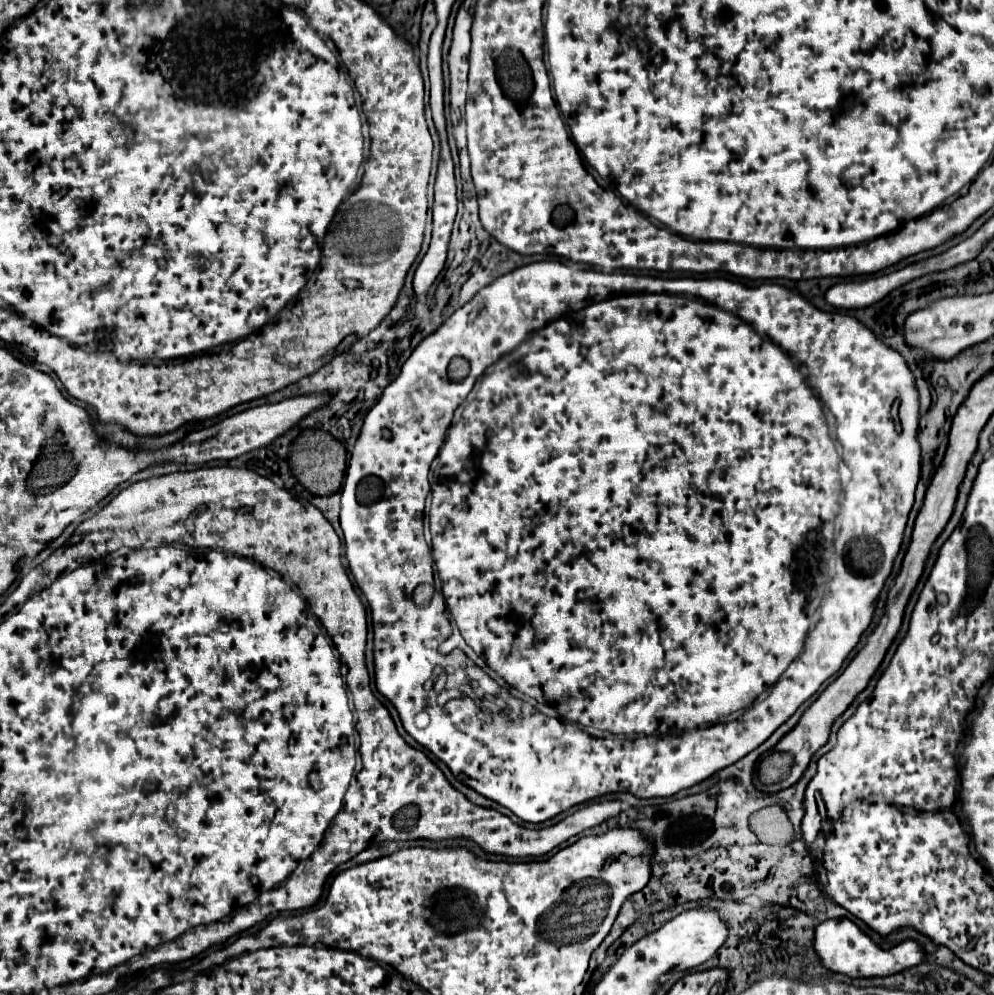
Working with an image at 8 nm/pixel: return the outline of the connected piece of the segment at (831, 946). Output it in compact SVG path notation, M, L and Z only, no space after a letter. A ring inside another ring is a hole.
M831 918L821 922L815 928L815 950L817 956L821 958L821 962L833 970L833 972L841 972L847 974L851 978L869 978L869 976L889 976L889 974L897 974L905 968L917 966L919 962L923 962L925 958L925 950L919 942L915 940L903 940L897 946L891 946L887 950L879 948L865 932L859 930L857 924L853 924L849 918Z

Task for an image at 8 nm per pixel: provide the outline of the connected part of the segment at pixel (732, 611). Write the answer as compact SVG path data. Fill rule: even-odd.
M563 258L563 259L562 259L562 261L557 261L557 260L553 260L553 261L541 261L541 262L533 262L533 264L527 264L527 266L521 266L521 268L517 268L517 270L513 270L513 272L509 272L509 274L505 274L505 278L503 278L503 276L501 276L501 278L497 278L497 280L495 280L495 282L493 282L493 284L489 284L489 286L485 286L485 288L481 288L481 290L479 290L479 292L477 292L477 294L475 294L475 298L473 298L473 300L471 300L471 302L467 302L467 304L465 304L465 306L463 306L463 308L459 308L459 310L457 310L457 312L455 312L455 314L453 314L453 316L451 316L451 318L447 318L447 320L445 320L445 322L443 322L443 324L441 324L441 326L439 326L439 328L437 328L437 330L435 330L435 332L433 332L433 334L429 334L429 336L427 336L427 338L425 338L425 340L423 340L423 342L421 342L421 344L419 344L419 346L417 346L417 348L415 348L415 350L413 350L413 354L411 354L411 356L409 356L409 360L407 360L407 362L405 362L405 364L403 364L403 368L401 368L401 372L399 372L399 376L397 376L397 378L395 378L395 380L393 380L393 382L391 382L391 384L389 384L389 386L387 386L387 388L385 388L385 390L383 390L383 396L381 396L381 398L379 398L379 402L377 402L377 404L375 404L375 406L373 406L373 408L371 408L371 410L369 410L369 414L367 414L367 416L365 416L365 422L363 422L363 428L361 428L361 434L359 434L359 438L357 438L357 444L355 444L355 448L353 448L353 452L351 452L351 460L349 460L349 468L347 468L347 476L345 476L345 486L343 486L343 490L341 490L341 492L343 492L343 498L349 498L349 506L347 506L347 526L341 526L341 528L343 528L343 534L345 534L345 554L347 554L347 560L349 560L349 570L351 570L351 574L353 574L353 578L355 578L355 582L357 582L357 586L359 586L359 588L361 588L361 592L363 592L363 594L365 594L365 598L367 598L367 602L369 602L369 608L371 608L371 616L373 616L373 632L375 632L375 686L376 686L376 688L377 688L377 690L379 690L379 692L381 692L381 694L383 694L383 696L387 696L387 698L389 698L389 700L391 700L391 702L393 702L393 706L395 706L395 708L397 708L397 712L399 712L399 716L401 716L401 722L403 722L403 728L405 728L405 730L407 730L407 732L409 732L409 734L411 734L411 736L413 736L413 738L415 738L415 740L417 740L417 742L419 742L419 744L421 744L421 746L423 746L423 748L427 748L427 750L429 750L429 752L433 752L433 754L435 754L435 756L437 756L437 758L439 758L439 760L443 760L443 762L445 762L445 764L447 764L447 766L449 766L449 770L451 770L451 772L453 772L453 776L455 776L455 778L457 778L457 780L461 780L461 782L463 782L463 784L467 784L467 786L469 786L469 788L473 788L473 790L477 790L477 792L479 792L479 794L483 794L483 796L485 796L485 798L489 798L489 800L495 800L495 802L497 802L497 804L501 804L501 806L505 806L505 808L507 808L507 810L511 810L511 812L513 812L513 814L515 814L515 816L517 816L517 818L521 818L521 820L523 820L523 822L533 822L533 824L539 824L539 822L545 822L545 820L549 820L549 818L553 818L553 816L557 816L557 814L559 814L559 812L565 812L565 810L569 810L569 808L571 808L571 806L575 806L575 804L581 804L581 802L587 802L587 800L593 800L593 798L597 798L597 796L603 796L603 794L611 794L611 792L633 792L633 794L635 794L635 796L639 796L639 798L655 798L655 796L673 796L673 794L677 794L677 792L679 792L679 790L683 790L683 788L691 788L691 786L695 786L695 784L699 784L699 782L703 782L703 780L705 780L705 778L709 778L709 776L711 776L711 774L715 774L715 772L719 772L719 770L721 770L721 768L725 768L725 766L729 766L729 764L733 764L733 762L737 762L737 760L741 760L741 758L743 758L743 756L747 756L747 754L749 754L749 752L751 752L751 750L755 750L755 748L757 748L757 746L761 746L761 744L763 744L763 742L765 742L765 740L767 740L767 738L769 738L769 736L771 736L771 734L773 734L773 732L775 732L775 730L777 730L777 728L779 728L779 724L783 724L783 722L785 722L785 720L787 720L787 718L789 718L789 716L793 716L793 714L795 714L795 710L797 710L797 708L799 708L799 706L801 706L801 704L803 704L803 702L805 702L805 700L807 700L807 698L811 698L811 696L813 696L813 694L815 694L815 692L817 692L817 690L819 690L819 686L821 686L821 684L823 684L823 682L825 682L825 680L827 680L827 678L829 678L829 676L833 676L833 674L835 674L835 672L837 672L837 670L839 670L839 668L841 668L841 666L843 666L843 662L845 662L845 658L847 658L847 656L849 656L849 652L851 652L851 650L853 650L853 648L855 648L855 646L857 646L857 642L859 642L859 636L861 636L861 634L863 634L863 630L865 630L865 628L867 628L867 626L869 626L869 624L871 624L871 618L873 618L873 610L875 610L875 600L877 600L877 596L879 596L879 592L881 592L881 588L883 588L883 584L885 584L885 580L887 580L887 576L889 576L889 574L891 574L891 568L893 568L893 558L895 558L895 556L897 556L897 552L899 552L899 548L901 548L901 540L903 540L903 530L905 530L905 524L907 524L907 516L909 516L909 512L911 512L911 506L913 506L913 494L915 494L915 486L917 486L917 482L919 482L919 442L917 442L917 422L919 422L919 400L917 400L917 390L915 390L915 380L913 380L913 374L911 374L911 370L909 370L909 368L907 368L907 364L905 364L905 360L903 360L903 356L901 356L901 354L897 354L897 352L895 352L895 350L891 350L891 348L889 348L889 346L885 346L885 344L883 344L883 342L879 342L879 340L877 340L877 338L875 338L875 340L873 340L873 332L871 332L871 330L865 330L865 326L863 326L863 324L861 324L861 322L857 322L857 320L855 320L855 318L851 318L851 316L843 316L843 314L829 314L829 312L821 312L821 310L817 310L817 308L815 308L815 306L813 306L813 304L809 304L809 302L807 302L807 300L805 300L805 298L801 298L801 296L799 296L799 294L797 294L797 292L793 292L793 290L787 290L787 288L783 288L783 286L777 286L777 284L759 284L759 286L757 286L757 288L749 288L749 286L743 286L743 284L739 284L739 282L731 282L731 280L725 280L725 278L705 278L705 280L695 280L695 278L677 278L677 280L665 280L665 278L649 278L649 276L640 276L640 275L639 275L639 276L638 276L638 275L633 275L633 274L603 274L603 273L605 273L605 272L603 272L603 271L601 271L601 270L599 270L599 269L596 269L596 268L594 268L594 267L593 267L593 266L590 266L590 265L587 265L587 266L588 266L588 267L591 267L591 268L593 268L593 269L595 269L595 270L597 270L597 271L600 271L600 272L595 272L595 270L581 270L581 268L571 268L571 266L567 266L567 264L570 264L570 263L574 263L574 262L572 262L572 261L569 261L569 260L567 260L567 258ZM681 292L691 292L691 294L693 294L693 296L695 296L695 298L701 298L701 300L691 300L691 298L687 298L687 296L679 296L679 294L681 294ZM457 356L461 356L461 358L465 358L465 360L469 360L469 364L471 364L471 372L469 372L469 376L467 376L467 378L465 378L465 380L463 380L463 382L457 382L457 384L451 384L451 382L449 382L449 378L447 378L447 366L449 366L449 362L451 362L451 360L453 360L453 358L457 358ZM483 372L485 372L485 376L483 376L483 380L481 380L481 386L479 386L479 390L477 390L477 396L475 396L475 406L469 406L469 408L465 408L465 412L463 412L463 414L461 414L461 420L459 420L459 422L457 422L457 424L451 424L451 420L453 420L453 412L455 412L455 410L457 410L457 406L459 406L459 404L461 404L461 402L463 402L463 400L465 400L465 398L467 398L467 394L469 394L469 392L471 392L471 388L473 388L473 384L475 384L475 380L477 380L477 378L479 378L479 376L481 376L481 374L483 374ZM895 400L899 400L899 426L895 426L895 422L893 422L893 418L891 418L891 406L893 406L893 402L895 402ZM438 453L439 453L439 466L437 466L437 470L435 470L435 483L434 483L434 484L433 484L433 485L432 485L432 487L431 487L431 486L429 486L429 466L431 466L431 462L433 462L433 458L435 458L435 456L437 456L437 455L438 455ZM429 492L431 492L431 498L433 498L433 500L431 500L431 538L433 538L433 556L432 556L432 554L431 554L431 553L432 553L432 552L431 552L431 547L430 547L430 546L429 546L429 545L428 545L428 543L427 543L427 542L426 542L426 540L425 540L425 536L423 536L423 508L425 508L425 498L427 498L427 496L428 496L428 494L429 494ZM835 514L836 514L836 517L837 517L837 515L838 515L838 514L839 514L839 520L841 520L841 530L839 530L839 533L838 533L838 534L837 534L837 535L836 535L836 536L835 536L835 538L834 538L834 540L833 540L833 520L835 520L835 519L836 519L836 517L835 517ZM831 542L832 542L832 544L833 544L833 548L834 548L834 552L835 552L835 554L836 554L836 559L837 559L837 563L836 563L836 565L837 565L837 566L835 566L835 577L834 577L834 578L832 578L832 579L833 579L833 580L832 580L832 579L830 579L830 580L827 580L827 574L825 574L825 572L827 572L827 568L825 568L825 566L827 566L827 558L829 558L829 552L831 552ZM433 558L435 558L435 564L437 564L437 572L439 572L439 578L441 578L441 582L443 582L443 590L441 590L441 592L443 592L443 596L445 596L445 604L447 604L447 608L449 608L449 612L453 612L453 618L455 618L455 624L457 624L457 628L459 628L459 630L461 630L461 636L463 636L463 638L465 638L465 642L467 642L467 644L469 644L469 646L471 646L471 648L473 648L473 650L475 650L475 654L477 654L477 656L481 656L481 658L483 658L483 660L485 660L485 662L487 662L487 666L491 666L491 668L493 668L493 670L495 670L495 672L497 672L497 674L499 674L499 676L503 676L503 680L505 680L505 682L507 682L507 684L509 684L509 686L513 686L513 688L519 688L519 692L523 692L523 694L527 694L527 696L531 696L531 698L535 698L535 700L537 700L537 702L549 702L549 706L553 706L553 708L555 708L555 710L557 710L557 712L559 712L559 716L563 716L563 718L565 718L565 720L571 720L571 722L575 722L575 724L571 724L571 722L565 722L565 720L561 720L561 718L549 718L549 716L545 716L545 714L542 714L542 713L540 713L540 712L533 712L533 713L532 713L532 714L531 714L531 715L530 715L530 716L527 716L527 714L525 714L525 716L523 716L523 714L513 714L513 716L511 716L511 718L495 718L495 720L493 720L493 722L489 722L489 724L487 724L487 722L481 722L481 720L479 720L479 718L473 718L473 714L469 714L469 710L475 710L475 712L477 712L477 706L473 706L473 702L469 702L469 698L461 698L461 700L451 700L451 702L449 702L449 706L439 706L439 704L437 704L437 702L435 702L435 698L437 698L437 694L435 694L435 690L433 690L433 684L435 684L435 680L437 680L437 678L439 678L439 672L441 672L441 670L445 670L445 668L447 668L447 666L449 666L449 664L451 664L451 662L449 662L449 656L443 656L443 654L441 654L441 652L439 652L439 650L437 650L437 648L439 648L439 644L441 644L441 642L443 642L443 640L445 640L445 638L447 638L447 636L449 636L449 634L451 634L451 624L449 624L449 614L447 614L447 610L427 610L427 608L419 608L419 606L415 606L415 602L413 602L413 598L411 598L411 596L413 596L413 590L415 590L415 588L417 588L417 586L419 586L419 584L433 584L433 583L434 583L434 560L433 560ZM531 620L537 620L537 622L539 622L539 624L541 624L541 626L539 626L539 630L533 630L533 632L531 632L531 634L529 634L529 624L531 624ZM769 686L771 686L771 690L769 690L769 694L767 694L767 696L765 696L765 698L763 698L763 700L761 700L761 702L755 702L755 700L757 700L757 696L759 696L759 694L763 694L763 692L765 692L765 690L767 690L767 688L769 688ZM453 702L457 702L457 706L461 706L461 704L463 704L463 708L465 708L465 710L461 710L461 714L457 714L457 706L453 706ZM737 710L743 710L743 714L741 714L741 716L739 716L739 718L737 718L737 720L733 720L733 722L725 722L725 720L727 720L727 718L729 718L729 716L731 716L731 714L733 714L733 712L737 712ZM579 724L581 724L581 726L593 726L593 728L599 728L599 730L603 730L603 732L611 732L611 734L615 734L615 736L607 736L607 738L597 738L597 736L591 736L591 734L587 734L587 732L583 732L583 730L581 730L581 726L579 726Z

